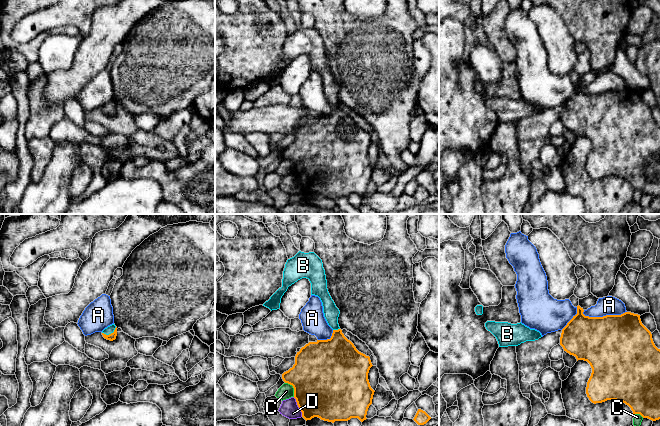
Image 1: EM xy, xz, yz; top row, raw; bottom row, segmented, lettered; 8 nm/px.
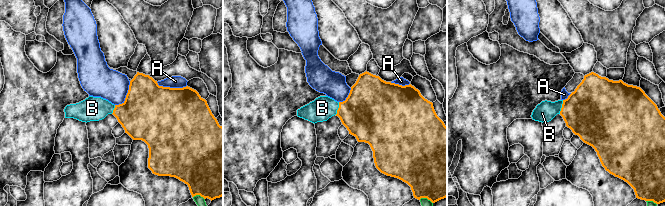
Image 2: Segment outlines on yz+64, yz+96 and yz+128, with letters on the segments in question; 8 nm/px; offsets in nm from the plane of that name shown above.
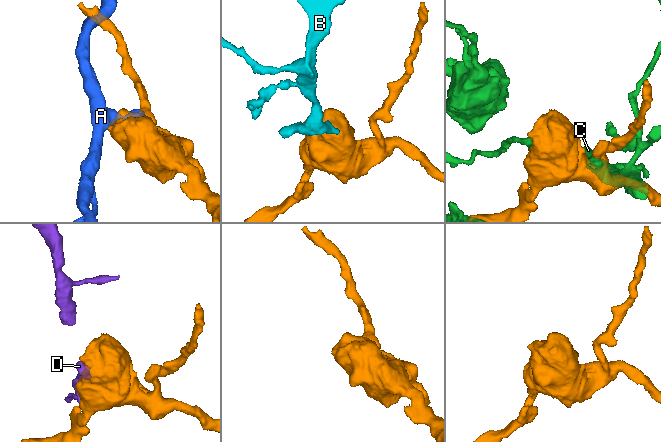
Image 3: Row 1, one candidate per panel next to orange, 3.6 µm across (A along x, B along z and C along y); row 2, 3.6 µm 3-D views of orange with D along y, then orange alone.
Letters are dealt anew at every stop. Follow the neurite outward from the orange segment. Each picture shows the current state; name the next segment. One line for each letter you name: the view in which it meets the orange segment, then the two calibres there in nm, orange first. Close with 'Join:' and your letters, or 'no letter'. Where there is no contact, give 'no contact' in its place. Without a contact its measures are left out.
B: contact in xy; calibres 60 and 70 nm
Join: B

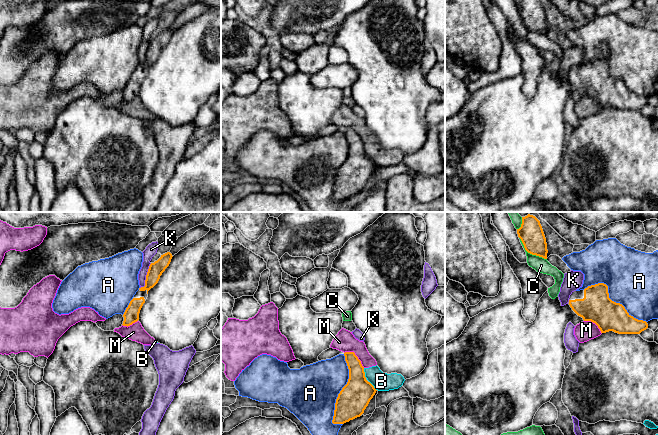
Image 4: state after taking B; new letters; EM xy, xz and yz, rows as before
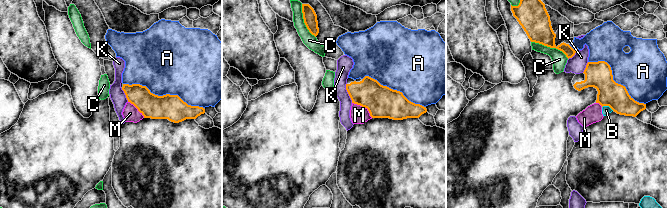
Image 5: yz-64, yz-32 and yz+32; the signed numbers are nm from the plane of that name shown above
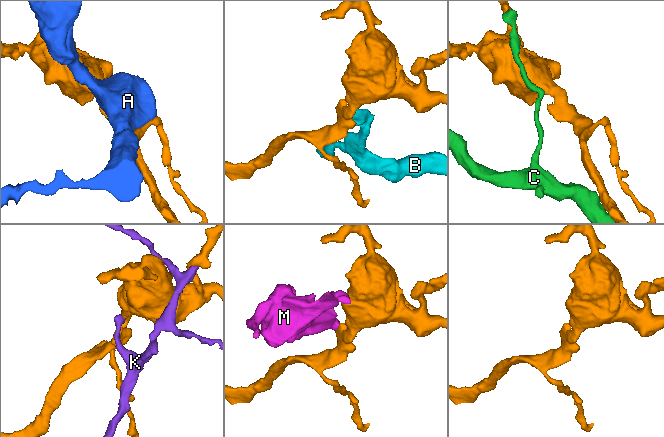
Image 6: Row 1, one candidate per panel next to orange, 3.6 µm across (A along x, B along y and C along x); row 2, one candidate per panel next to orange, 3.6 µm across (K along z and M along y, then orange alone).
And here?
Join: no letter

